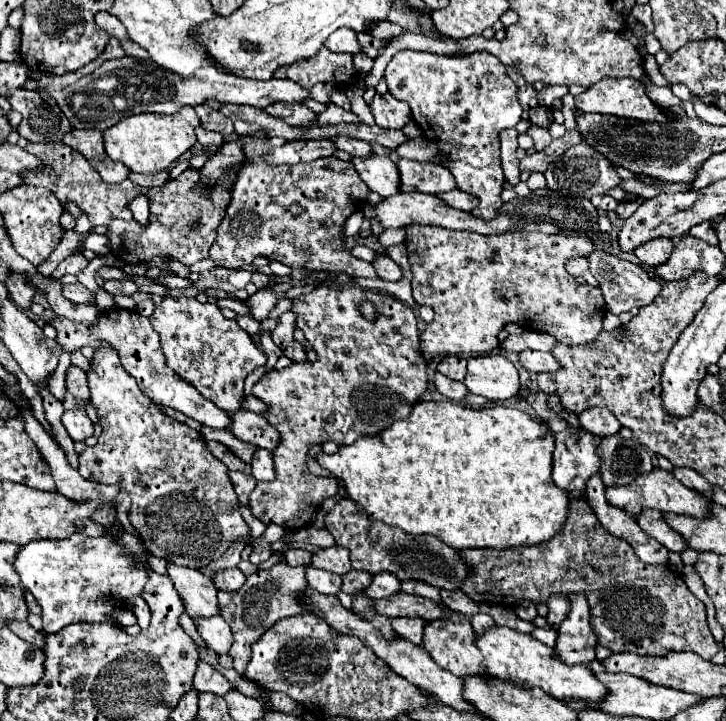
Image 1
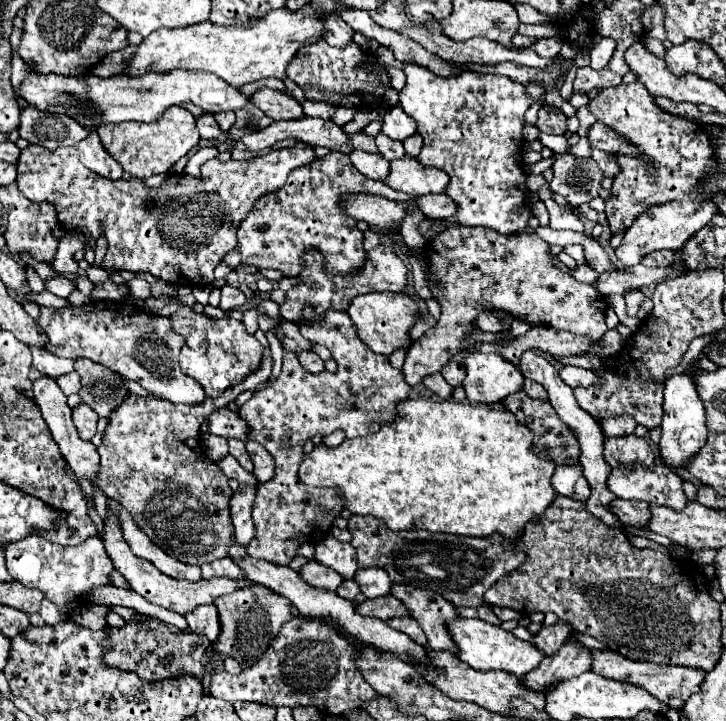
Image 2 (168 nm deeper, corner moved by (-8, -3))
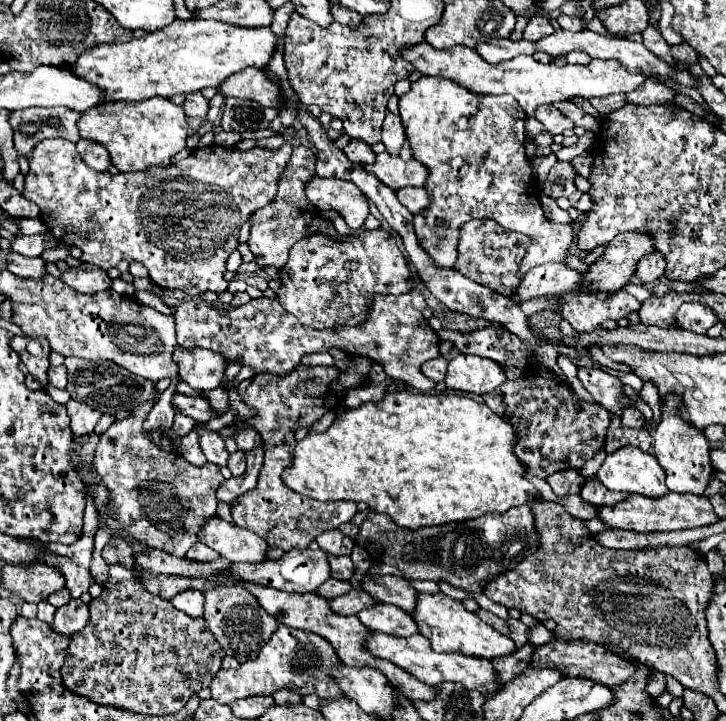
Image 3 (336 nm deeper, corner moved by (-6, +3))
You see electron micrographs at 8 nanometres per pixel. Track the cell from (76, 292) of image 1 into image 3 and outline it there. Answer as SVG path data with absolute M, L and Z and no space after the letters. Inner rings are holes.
M16 252L8 254L6 268L20 278L32 278L32 280L40 280L48 274L46 262L42 258L26 258L26 256L20 256Z

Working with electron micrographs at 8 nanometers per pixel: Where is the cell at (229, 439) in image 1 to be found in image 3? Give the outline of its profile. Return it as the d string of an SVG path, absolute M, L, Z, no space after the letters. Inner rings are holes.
M236 450L234 454L230 454L228 468L230 468L232 476L240 476L246 470L246 454L242 450Z

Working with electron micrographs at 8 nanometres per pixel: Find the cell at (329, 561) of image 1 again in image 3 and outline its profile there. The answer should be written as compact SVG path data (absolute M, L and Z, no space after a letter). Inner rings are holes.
M326 530L316 538L320 550L330 556L350 556L354 548L354 540L344 536L340 530Z

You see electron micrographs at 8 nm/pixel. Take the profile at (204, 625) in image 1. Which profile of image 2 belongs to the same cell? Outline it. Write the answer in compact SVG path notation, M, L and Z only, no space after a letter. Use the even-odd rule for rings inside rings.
M204 604L200 608L194 608L188 616L184 616L188 622L190 632L204 634L208 636L210 642L216 642L220 634L220 624L218 624L218 612L214 604Z

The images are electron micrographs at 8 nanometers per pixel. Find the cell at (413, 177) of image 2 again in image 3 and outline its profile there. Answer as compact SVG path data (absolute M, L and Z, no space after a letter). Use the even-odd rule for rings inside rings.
M388 152L378 154L376 162L366 166L366 170L370 170L392 190L400 190L406 186L424 186L428 178L428 168L422 162L404 162L400 156L390 156Z

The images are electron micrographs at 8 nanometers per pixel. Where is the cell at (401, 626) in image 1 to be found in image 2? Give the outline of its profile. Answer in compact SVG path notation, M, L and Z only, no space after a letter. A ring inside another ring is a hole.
M402 616L402 618L392 618L386 622L390 628L396 628L408 636L412 636L412 640L416 640L418 644L426 644L426 636L422 632L422 628L418 626L418 622L410 616Z

